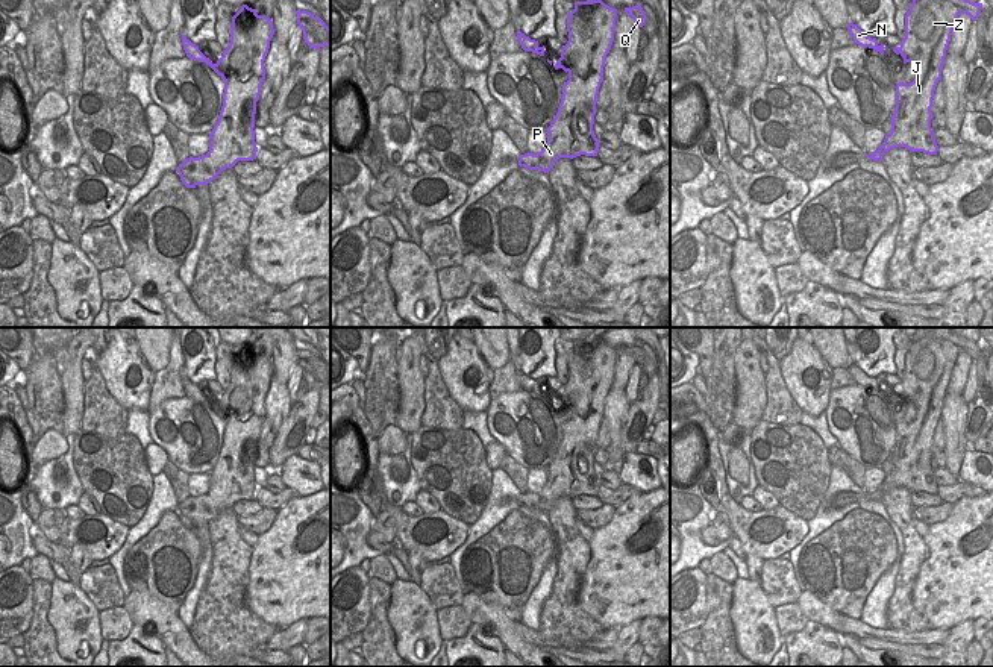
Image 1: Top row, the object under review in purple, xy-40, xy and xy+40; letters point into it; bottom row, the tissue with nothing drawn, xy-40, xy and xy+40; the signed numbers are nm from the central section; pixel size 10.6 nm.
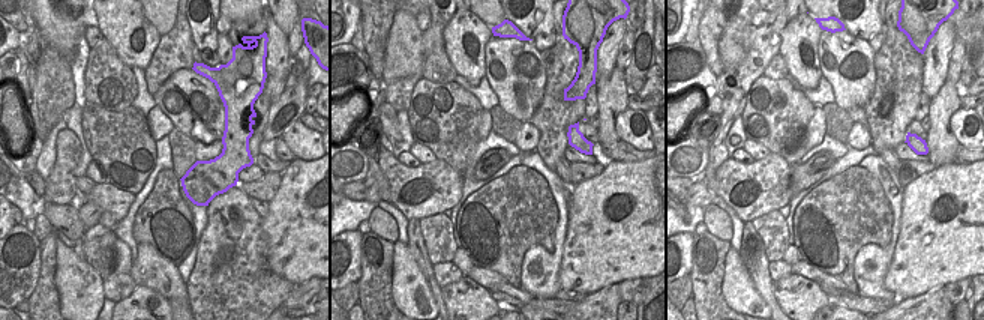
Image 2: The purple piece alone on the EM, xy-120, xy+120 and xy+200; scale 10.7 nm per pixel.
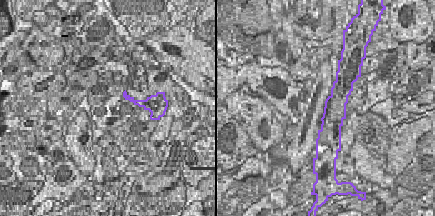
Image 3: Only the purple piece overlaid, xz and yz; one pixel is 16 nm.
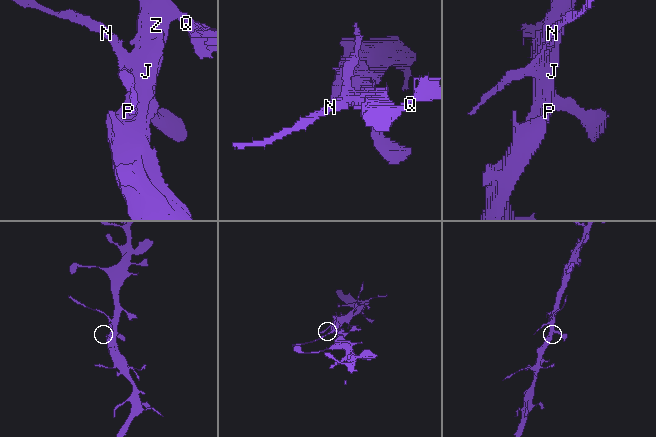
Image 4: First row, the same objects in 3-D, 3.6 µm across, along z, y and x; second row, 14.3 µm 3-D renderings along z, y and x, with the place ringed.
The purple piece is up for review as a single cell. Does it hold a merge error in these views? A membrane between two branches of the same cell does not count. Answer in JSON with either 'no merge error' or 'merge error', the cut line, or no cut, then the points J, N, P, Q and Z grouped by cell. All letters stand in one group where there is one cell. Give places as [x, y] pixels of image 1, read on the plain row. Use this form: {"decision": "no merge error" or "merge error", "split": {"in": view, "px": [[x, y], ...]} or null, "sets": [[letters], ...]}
{"decision": "no merge error", "split": null, "sets": [["J", "N", "P", "Q", "Z"]]}

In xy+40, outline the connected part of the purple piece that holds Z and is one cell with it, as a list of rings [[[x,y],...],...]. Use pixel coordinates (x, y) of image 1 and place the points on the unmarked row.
[[[919,327],[911,340],[905,355],[905,377],[893,391],[904,397],[904,403],[916,406],[916,418],[911,423],[896,423],[891,470],[875,493],[866,493],[873,500],[882,502],[884,493],[897,487],[937,494],[931,447],[951,374],[960,353],[967,353],[975,361],[982,349],[982,343],[960,337],[951,327]]]

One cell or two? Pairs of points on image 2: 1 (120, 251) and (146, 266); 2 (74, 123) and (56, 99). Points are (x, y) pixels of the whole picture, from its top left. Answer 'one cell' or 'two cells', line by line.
1: two cells
2: two cells

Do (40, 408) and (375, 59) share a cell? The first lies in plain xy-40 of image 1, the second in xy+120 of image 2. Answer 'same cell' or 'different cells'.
same cell

